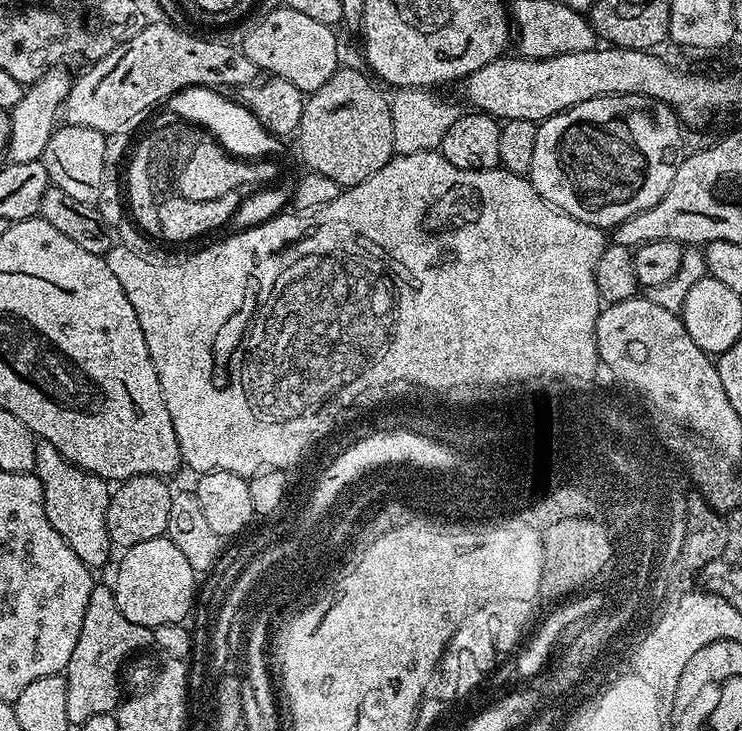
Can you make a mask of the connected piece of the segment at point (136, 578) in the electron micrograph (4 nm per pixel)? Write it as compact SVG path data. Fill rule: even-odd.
M167 535L150 538L150 542L138 542L138 546L127 549L121 556L124 557L116 568L114 591L118 610L122 610L122 614L126 614L130 622L138 622L138 626L154 629L189 619L198 595L198 573L192 569L190 562L186 562L186 557L178 550L178 546L168 540Z

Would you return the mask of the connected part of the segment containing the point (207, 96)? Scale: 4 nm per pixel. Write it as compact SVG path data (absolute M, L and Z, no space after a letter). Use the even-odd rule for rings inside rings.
M188 87L176 92L170 96L166 102L167 108L173 117L190 121L191 124L202 125L212 136L217 139L217 143L223 145L225 149L233 156L239 156L241 159L265 159L275 157L274 154L280 154L284 150L285 141L281 137L276 137L272 132L266 131L265 127L239 101L230 100L224 96L225 93L217 89L206 87Z

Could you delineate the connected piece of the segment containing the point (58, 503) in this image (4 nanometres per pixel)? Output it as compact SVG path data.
M37 439L36 470L34 475L42 482L42 498L50 526L62 534L66 546L86 562L86 566L99 570L114 553L110 530L106 526L108 503L112 500L109 481L98 478L74 466L50 442Z

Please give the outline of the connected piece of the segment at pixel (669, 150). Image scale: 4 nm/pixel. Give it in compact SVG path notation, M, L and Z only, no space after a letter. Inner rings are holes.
M622 94L590 98L567 112L539 121L534 138L534 162L528 176L534 190L558 210L596 228L612 230L642 210L650 210L670 190L670 182L674 182L674 174L678 174L678 166L686 155L680 128L682 124L674 109L649 96Z

